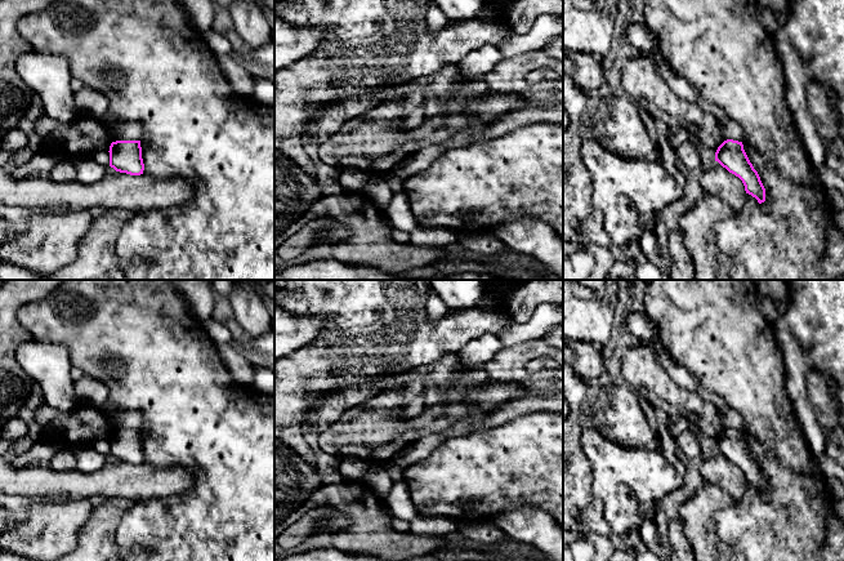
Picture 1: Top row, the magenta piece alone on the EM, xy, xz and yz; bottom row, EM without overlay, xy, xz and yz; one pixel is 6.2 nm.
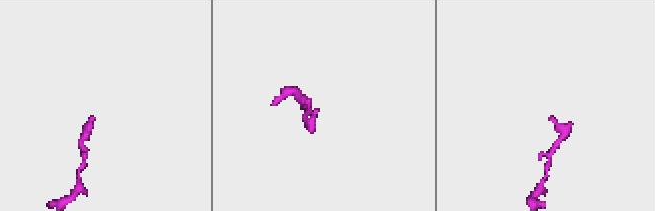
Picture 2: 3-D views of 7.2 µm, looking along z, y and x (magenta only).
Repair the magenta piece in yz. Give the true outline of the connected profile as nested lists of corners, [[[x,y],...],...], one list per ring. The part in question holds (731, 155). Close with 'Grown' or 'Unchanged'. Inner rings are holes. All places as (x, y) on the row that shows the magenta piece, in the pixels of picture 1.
[[[724,141],[715,152],[715,161],[738,177],[745,186],[746,193],[755,197],[759,204],[765,201],[765,188],[747,157],[742,142]]]. Unchanged

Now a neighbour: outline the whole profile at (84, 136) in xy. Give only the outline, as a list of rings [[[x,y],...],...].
[[[44,111],[36,123],[36,134],[41,139],[43,148],[61,152],[68,159],[93,155],[112,143],[108,124],[81,113],[72,123],[62,124]]]

